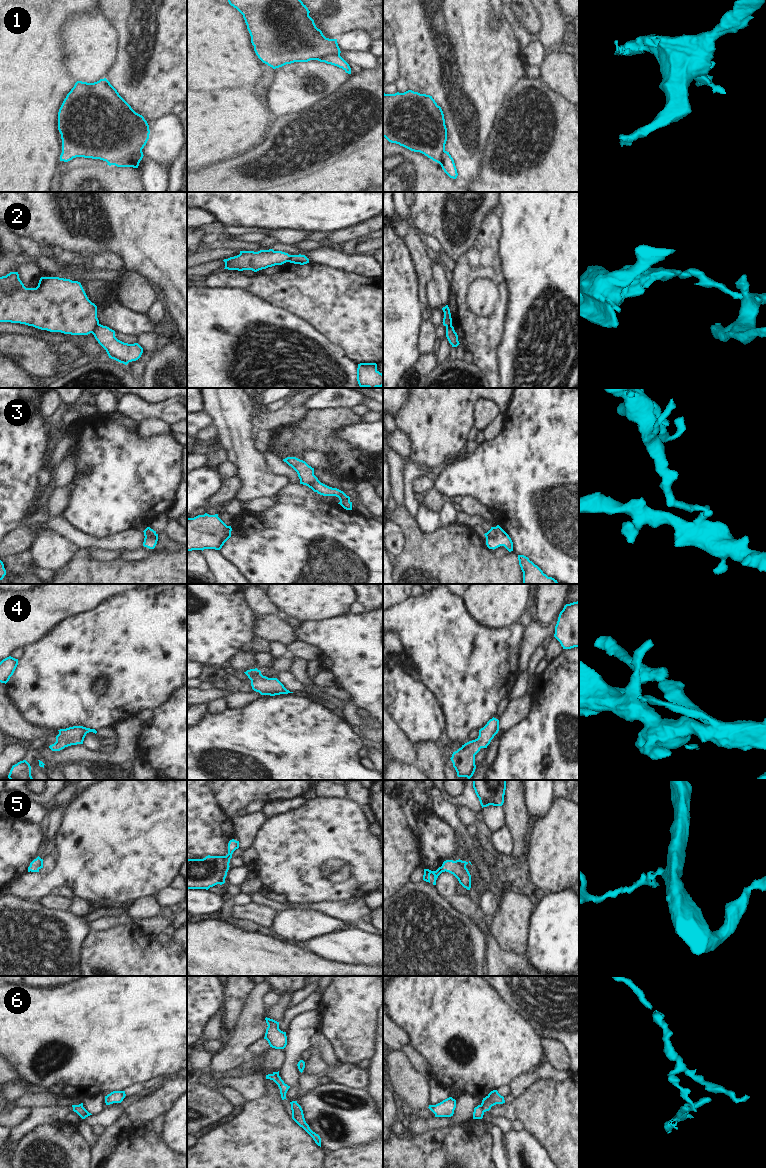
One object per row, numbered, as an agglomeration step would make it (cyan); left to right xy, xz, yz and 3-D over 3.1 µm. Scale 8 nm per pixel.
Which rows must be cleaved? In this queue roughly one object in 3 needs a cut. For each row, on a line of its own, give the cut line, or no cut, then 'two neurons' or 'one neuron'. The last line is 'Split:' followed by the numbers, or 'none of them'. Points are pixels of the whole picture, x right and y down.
1: cut xy (141, 151), (134, 152), (124, 161), (108, 163); two neurons
2: cut xy (98, 323), (91, 332); two neurons
3: cut yz (495, 527), (495, 533), (486, 539); two neurons
4: cut none; one neuron
5: cut none; one neuron
6: cut none; one neuron
Split: 1, 2, 3

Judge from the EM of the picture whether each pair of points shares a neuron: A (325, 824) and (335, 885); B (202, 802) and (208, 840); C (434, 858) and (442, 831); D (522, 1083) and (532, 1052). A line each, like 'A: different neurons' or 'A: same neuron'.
A: same neuron
B: same neuron
C: same neuron
D: different neurons

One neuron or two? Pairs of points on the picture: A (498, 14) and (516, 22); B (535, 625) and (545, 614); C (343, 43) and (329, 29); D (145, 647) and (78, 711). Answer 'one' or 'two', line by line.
A: two
B: two
C: two
D: one

